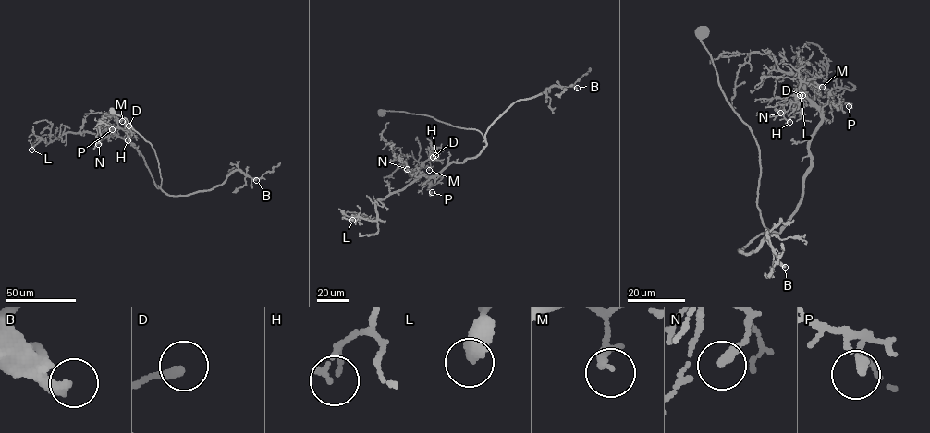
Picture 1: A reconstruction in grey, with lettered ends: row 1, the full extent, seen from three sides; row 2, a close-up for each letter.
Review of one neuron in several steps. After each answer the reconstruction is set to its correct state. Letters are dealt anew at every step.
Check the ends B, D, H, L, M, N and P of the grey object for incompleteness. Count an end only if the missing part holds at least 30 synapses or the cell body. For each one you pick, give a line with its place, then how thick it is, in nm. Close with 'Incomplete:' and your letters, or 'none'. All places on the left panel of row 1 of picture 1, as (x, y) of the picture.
B: Place: (256, 180). Thickness 320 nm
Incomplete: B

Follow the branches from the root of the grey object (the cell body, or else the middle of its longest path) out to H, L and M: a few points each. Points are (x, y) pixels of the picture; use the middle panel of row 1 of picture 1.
H: (381, 112), (426, 114), (452, 126), (474, 129), (486, 143), (477, 156), (426, 176), (420, 167), (435, 155)
L: (381, 112), (426, 114), (474, 129), (486, 145), (474, 157), (419, 176), (378, 200), (376, 220), (352, 220)
M: (381, 112), (426, 114), (483, 134), (486, 145), (477, 156), (431, 176), (421, 173), (419, 162), (429, 170)

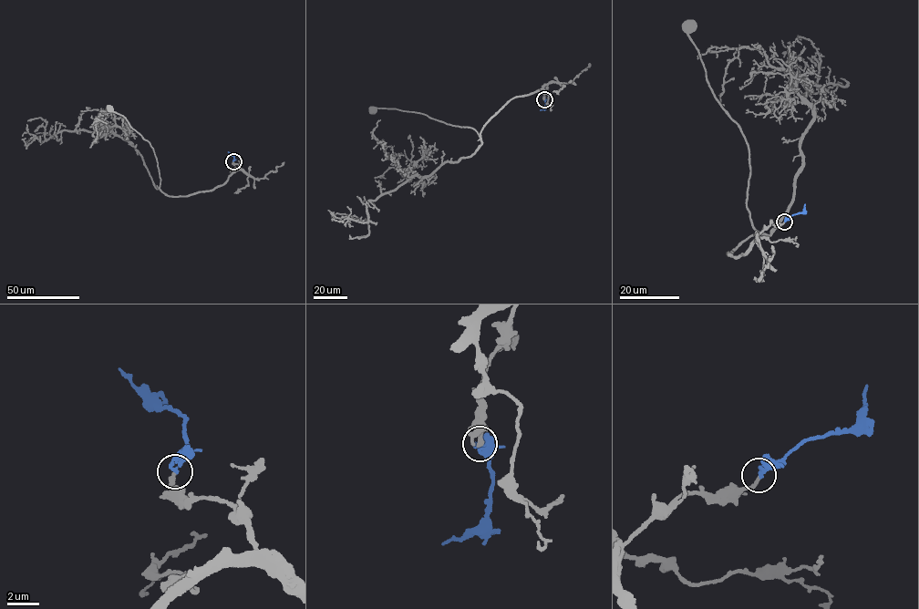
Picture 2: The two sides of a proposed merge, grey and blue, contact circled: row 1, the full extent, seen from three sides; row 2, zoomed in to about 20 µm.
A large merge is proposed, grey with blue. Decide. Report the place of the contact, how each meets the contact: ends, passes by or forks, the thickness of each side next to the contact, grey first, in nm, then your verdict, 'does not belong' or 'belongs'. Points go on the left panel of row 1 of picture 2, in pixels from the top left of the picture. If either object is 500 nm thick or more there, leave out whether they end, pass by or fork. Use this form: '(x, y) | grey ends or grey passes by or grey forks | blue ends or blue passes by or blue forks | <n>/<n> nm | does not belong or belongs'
(233, 161) | grey ends | blue ends | 200/260 nm | belongs

